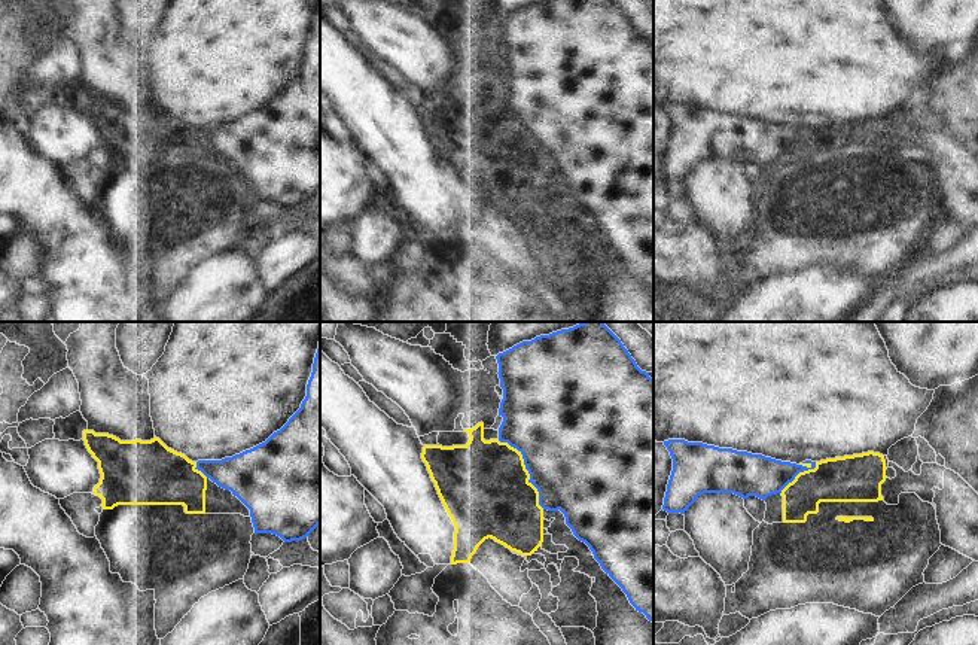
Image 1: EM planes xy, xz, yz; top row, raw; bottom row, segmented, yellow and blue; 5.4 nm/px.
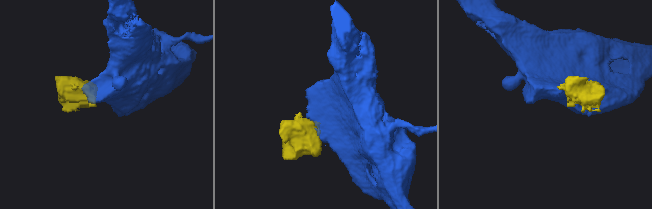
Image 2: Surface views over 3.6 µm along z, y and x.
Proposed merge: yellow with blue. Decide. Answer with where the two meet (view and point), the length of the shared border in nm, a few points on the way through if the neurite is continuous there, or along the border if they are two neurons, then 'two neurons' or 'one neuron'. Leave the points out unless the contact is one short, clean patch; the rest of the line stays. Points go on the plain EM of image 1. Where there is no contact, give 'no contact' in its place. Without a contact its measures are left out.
xz (526, 136) | 460 nm | along xz (497, 106), (506, 107), (521, 121), (529, 148), (544, 175) | two neurons

